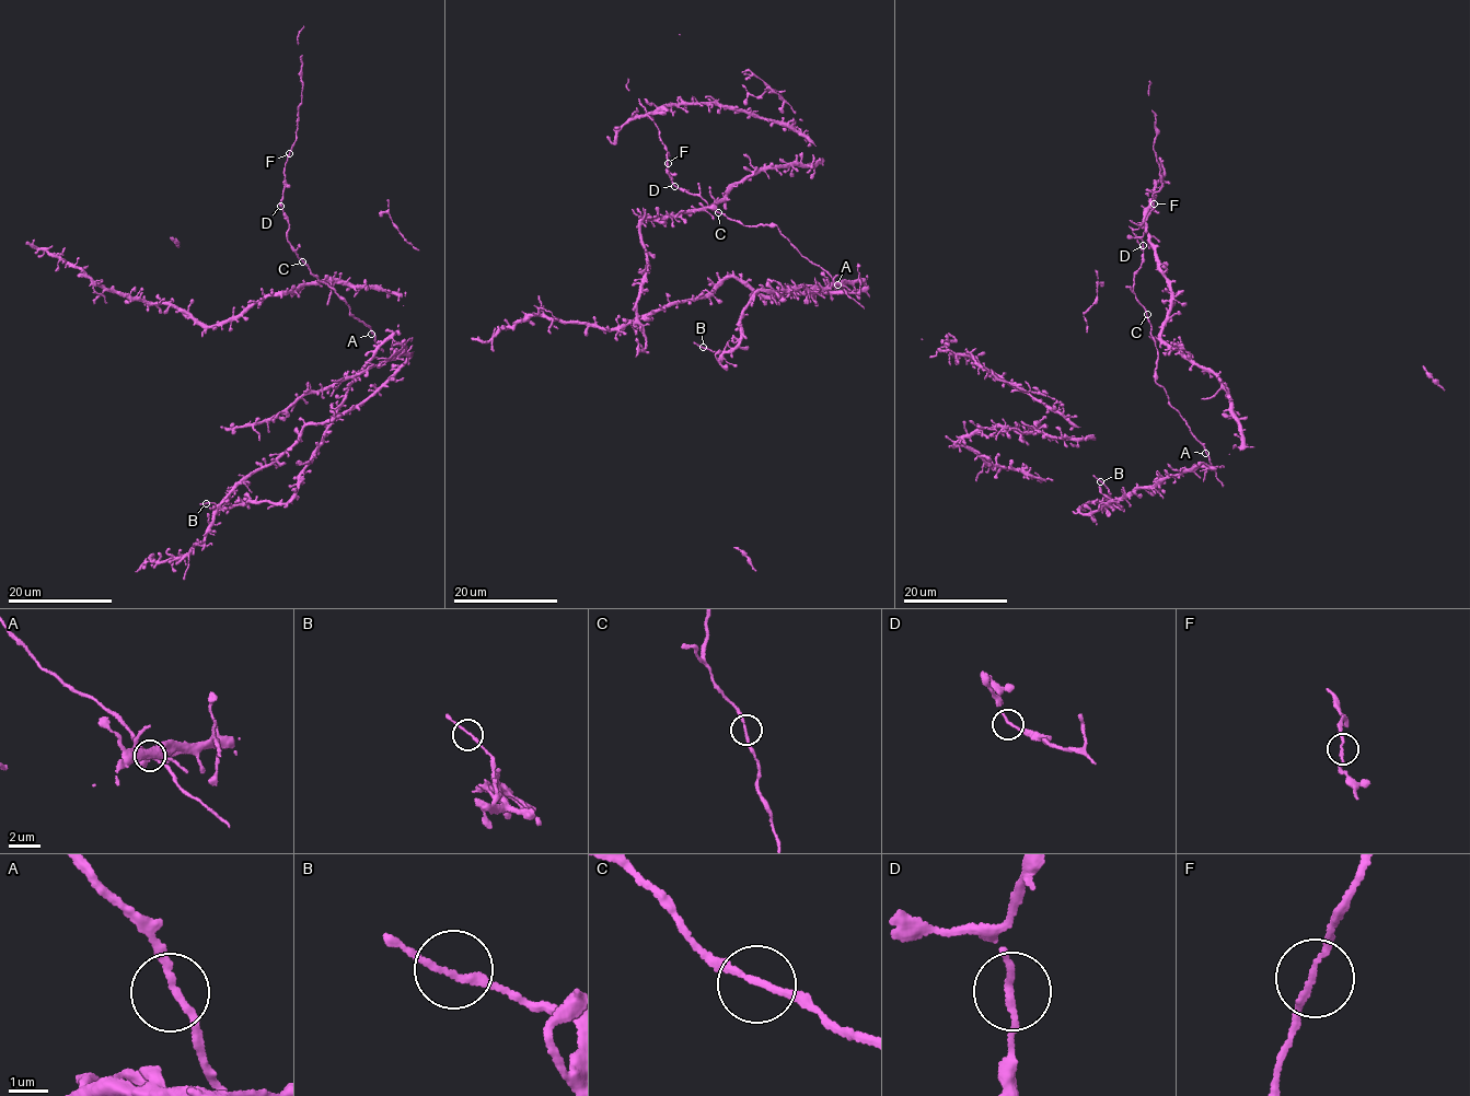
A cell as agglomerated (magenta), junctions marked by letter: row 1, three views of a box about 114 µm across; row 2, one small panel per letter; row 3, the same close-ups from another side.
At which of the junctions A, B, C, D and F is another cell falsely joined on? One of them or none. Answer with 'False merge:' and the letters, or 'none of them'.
False merge: none of them

